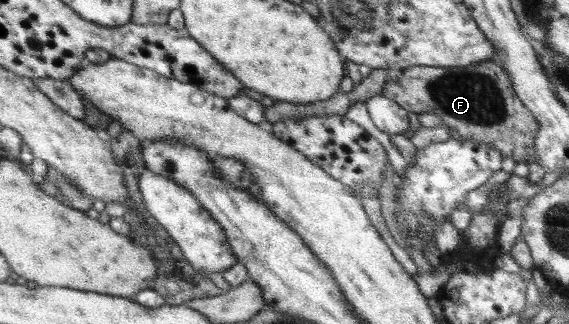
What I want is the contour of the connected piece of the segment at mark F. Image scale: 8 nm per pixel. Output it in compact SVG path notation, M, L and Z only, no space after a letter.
M484 61L469 67L408 67L397 73L398 80L389 79L383 86L382 94L390 100L397 101L402 108L410 112L435 114L442 120L445 127L456 129L458 134L466 139L482 141L497 148L503 158L510 157L515 162L537 162L536 136L540 124L536 116L522 104L520 97L513 88L512 77L496 61Z

